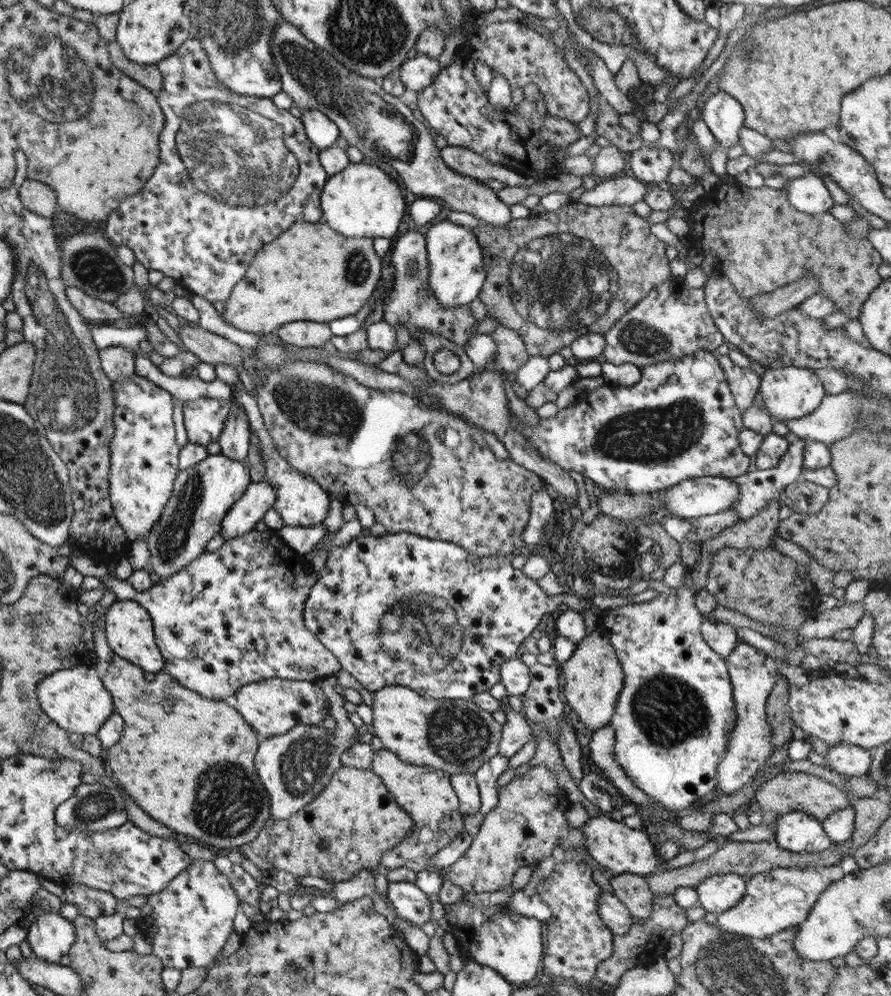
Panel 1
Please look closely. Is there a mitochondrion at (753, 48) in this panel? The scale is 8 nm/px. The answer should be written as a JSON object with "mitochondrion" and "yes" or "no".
{"mitochondrion":"yes"}

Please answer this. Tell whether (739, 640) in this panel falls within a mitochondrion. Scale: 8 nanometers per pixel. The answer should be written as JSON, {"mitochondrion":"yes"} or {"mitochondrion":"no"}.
{"mitochondrion":"no"}

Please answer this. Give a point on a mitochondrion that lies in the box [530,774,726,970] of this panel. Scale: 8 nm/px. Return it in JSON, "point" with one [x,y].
{"point":[581,941]}

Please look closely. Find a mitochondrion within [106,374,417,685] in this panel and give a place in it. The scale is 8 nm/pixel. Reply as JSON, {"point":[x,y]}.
{"point":[173,537]}

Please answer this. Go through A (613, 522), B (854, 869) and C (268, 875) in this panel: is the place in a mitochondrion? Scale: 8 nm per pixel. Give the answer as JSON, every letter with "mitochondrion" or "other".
{"A":"other","B":"other","C":"other"}

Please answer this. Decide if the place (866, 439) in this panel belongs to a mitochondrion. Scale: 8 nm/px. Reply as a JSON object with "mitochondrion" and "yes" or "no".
{"mitochondrion":"yes"}

